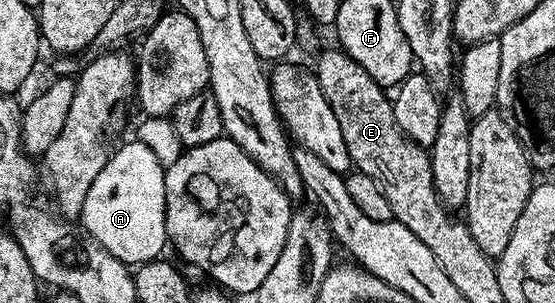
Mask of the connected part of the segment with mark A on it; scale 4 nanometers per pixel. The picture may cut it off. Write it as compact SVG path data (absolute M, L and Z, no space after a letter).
M131 140L121 150L113 149L102 172L94 176L90 192L86 192L78 219L83 233L123 262L157 261L168 242L164 171L158 157L142 142Z

